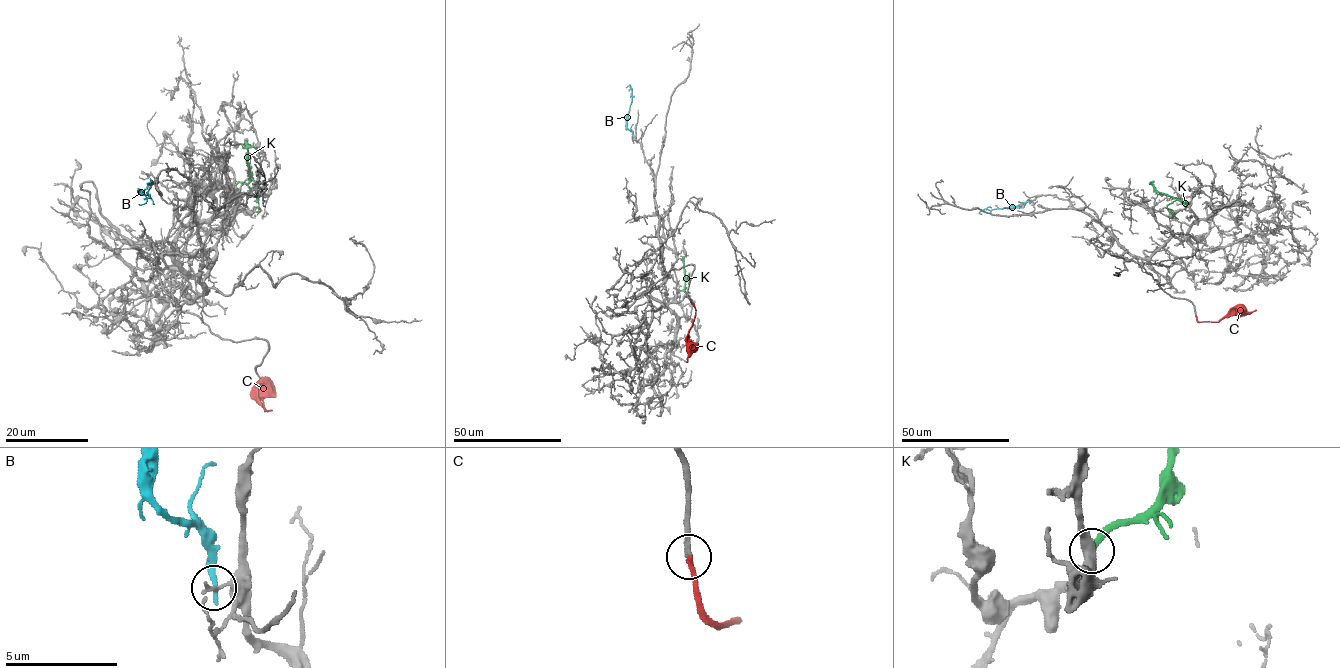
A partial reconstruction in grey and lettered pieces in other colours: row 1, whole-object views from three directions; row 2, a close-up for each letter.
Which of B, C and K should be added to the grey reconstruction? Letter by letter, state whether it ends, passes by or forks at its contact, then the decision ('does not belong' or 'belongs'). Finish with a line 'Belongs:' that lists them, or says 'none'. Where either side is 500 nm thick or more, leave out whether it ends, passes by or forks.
B: it ends there; does not belong
C: it ends there; belongs
K: it ends there; belongs
Belongs: C, K

